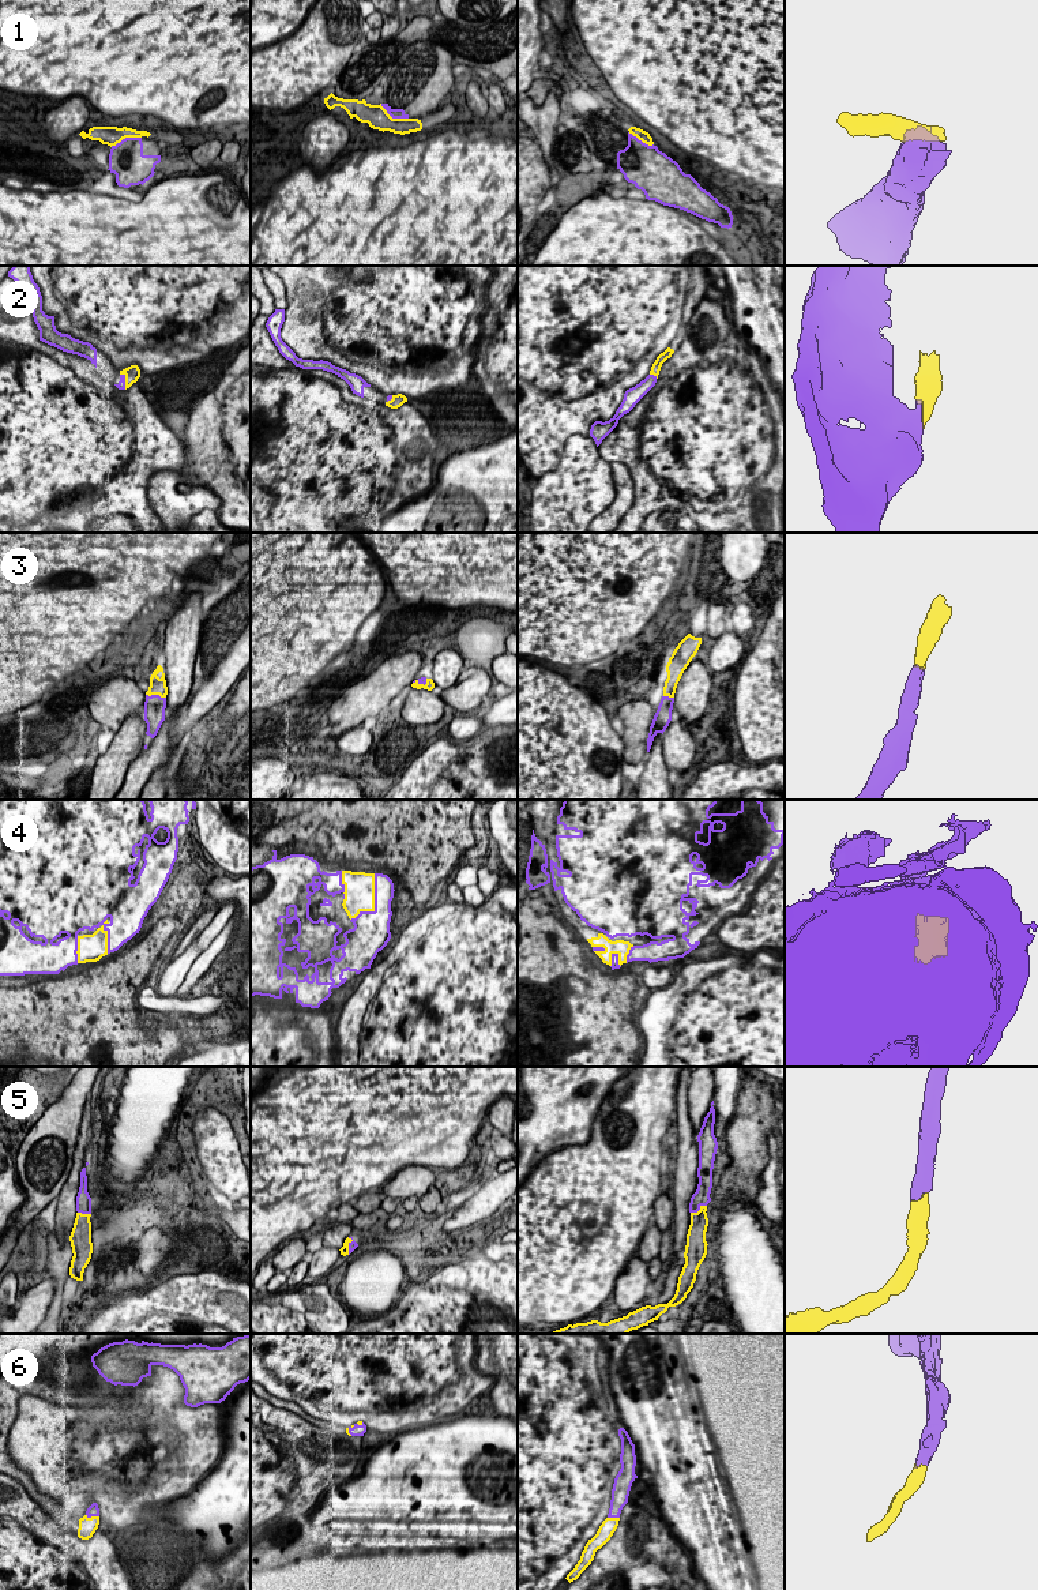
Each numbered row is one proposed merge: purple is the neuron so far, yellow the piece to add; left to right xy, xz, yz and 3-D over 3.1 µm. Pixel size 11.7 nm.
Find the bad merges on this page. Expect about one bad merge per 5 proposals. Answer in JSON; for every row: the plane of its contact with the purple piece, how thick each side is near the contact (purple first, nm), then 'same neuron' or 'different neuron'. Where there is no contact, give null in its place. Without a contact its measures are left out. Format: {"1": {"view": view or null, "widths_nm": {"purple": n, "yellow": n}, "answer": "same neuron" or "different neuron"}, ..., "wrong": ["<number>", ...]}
{"1": {"view": "xy", "widths_nm": {"purple": 400, "yellow": 220}, "answer": "different neuron"}, "2": {"view": "yz", "widths_nm": {"purple": 160, "yellow": 120}, "answer": "same neuron"}, "3": {"view": "xy", "widths_nm": {"purple": 260, "yellow": 190}, "answer": "same neuron"}, "4": {"view": "xz", "widths_nm": {"purple": 320, "yellow": 360}, "answer": "same neuron"}, "5": {"view": "yz", "widths_nm": {"purple": 190, "yellow": 220}, "answer": "same neuron"}, "6": {"view": "xy", "widths_nm": {"purple": 140, "yellow": 220}, "answer": "same neuron"}, "wrong": ["1"]}

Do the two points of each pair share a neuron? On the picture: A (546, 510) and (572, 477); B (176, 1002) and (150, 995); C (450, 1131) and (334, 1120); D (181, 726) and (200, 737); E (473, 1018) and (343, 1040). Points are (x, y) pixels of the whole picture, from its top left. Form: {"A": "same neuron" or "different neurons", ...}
{"A": "same neuron", "B": "same neuron", "C": "same neuron", "D": "different neurons", "E": "same neuron"}

